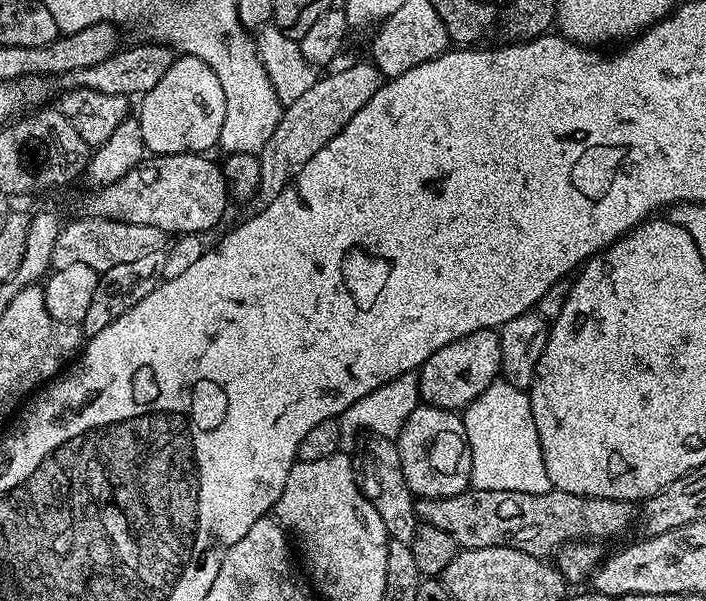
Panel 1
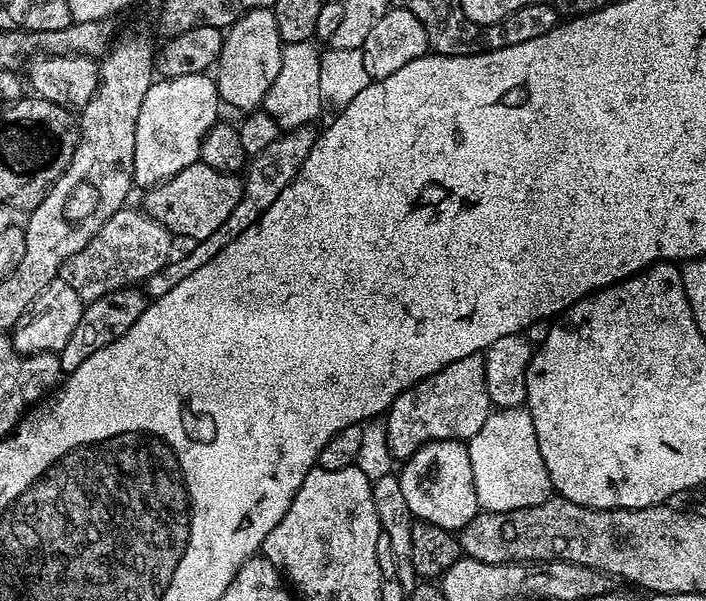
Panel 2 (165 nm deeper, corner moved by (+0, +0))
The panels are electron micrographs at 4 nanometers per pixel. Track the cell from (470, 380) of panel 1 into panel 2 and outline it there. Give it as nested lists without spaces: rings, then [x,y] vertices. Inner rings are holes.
[[[483,355],[470,358],[458,358],[458,362],[450,362],[438,374],[425,380],[419,380],[412,388],[392,403],[386,413],[388,429],[388,445],[397,461],[409,460],[414,453],[431,440],[471,440],[478,430],[482,430],[482,422],[486,422],[494,405],[486,390],[486,370]]]

